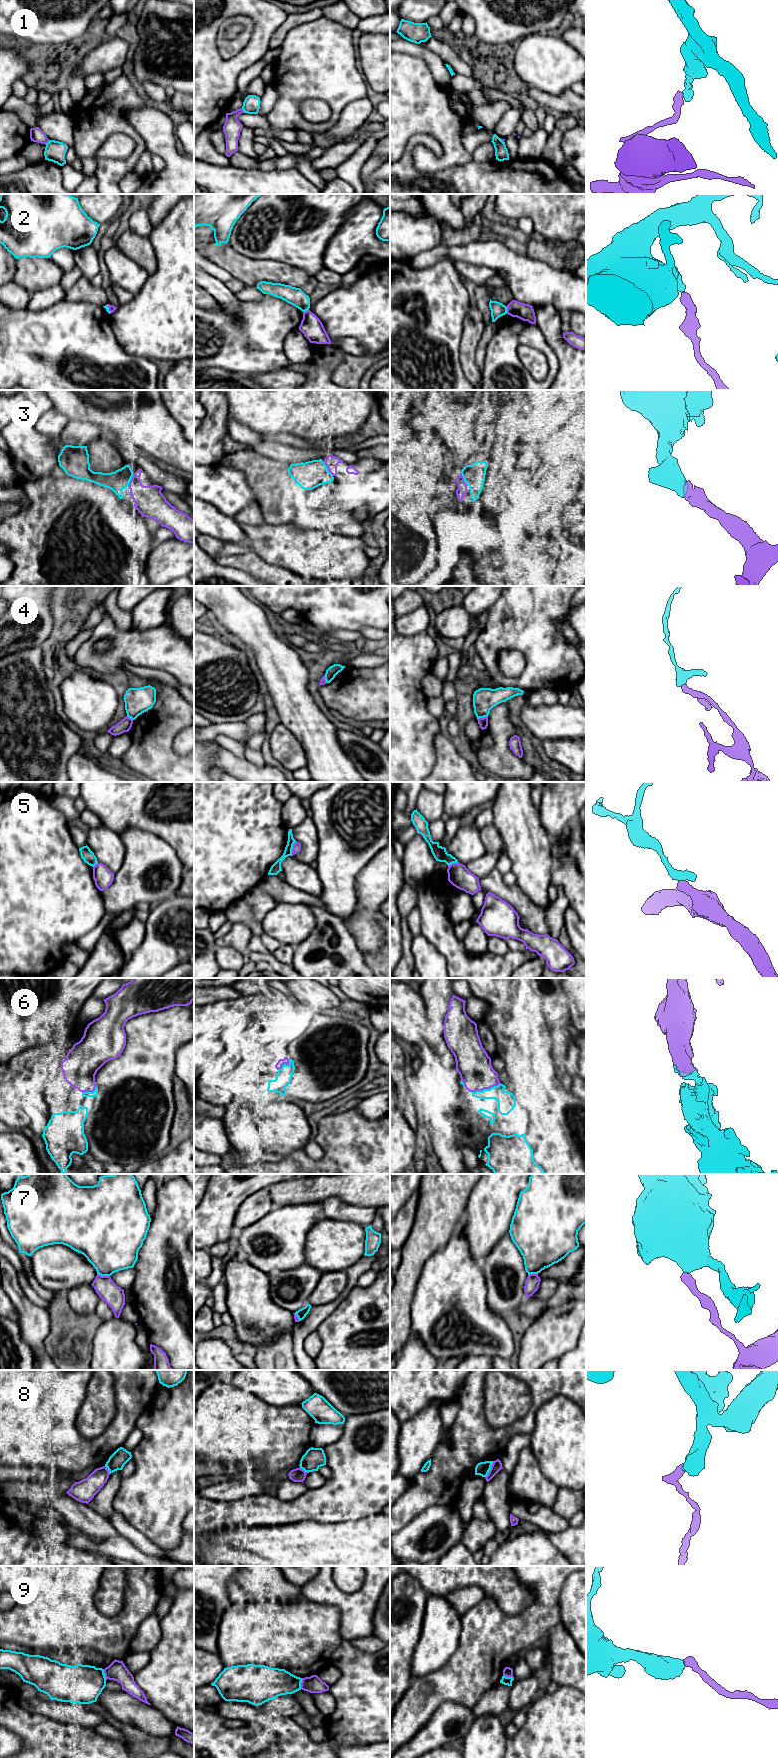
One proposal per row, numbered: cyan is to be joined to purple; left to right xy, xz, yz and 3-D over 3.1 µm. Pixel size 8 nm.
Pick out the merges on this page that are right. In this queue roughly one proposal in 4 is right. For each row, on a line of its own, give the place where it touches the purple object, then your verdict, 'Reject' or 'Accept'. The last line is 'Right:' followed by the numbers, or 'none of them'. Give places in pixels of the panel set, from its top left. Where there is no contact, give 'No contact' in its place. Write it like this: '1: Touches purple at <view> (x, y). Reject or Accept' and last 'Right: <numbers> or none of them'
1: Touches purple at xy (47, 142). Reject
2: Touches purple at yz (507, 310). Reject
3: Touches purple at xy (131, 480). Accept
4: Touches purple at yz (482, 718). Reject
5: Touches purple at xz (293, 848). Reject
6: Touches purple at yz (486, 1088). Accept
7: Touches purple at xy (103, 1276). Reject
8: Touches purple at yz (490, 1469). Reject
9: Touches purple at xz (301, 1683). Reject
Right: 3, 6

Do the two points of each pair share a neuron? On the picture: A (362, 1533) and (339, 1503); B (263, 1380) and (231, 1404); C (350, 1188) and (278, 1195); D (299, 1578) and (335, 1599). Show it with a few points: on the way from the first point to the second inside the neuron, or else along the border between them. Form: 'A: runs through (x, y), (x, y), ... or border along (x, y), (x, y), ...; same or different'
A: border along (375, 1514), (355, 1520), (329, 1523); different
B: border along (230, 1384), (248, 1390), (268, 1403); different
C: runs through (332, 1188), (318, 1188), (306, 1192), (296, 1192); same
D: border along (315, 1576), (301, 1587); different

